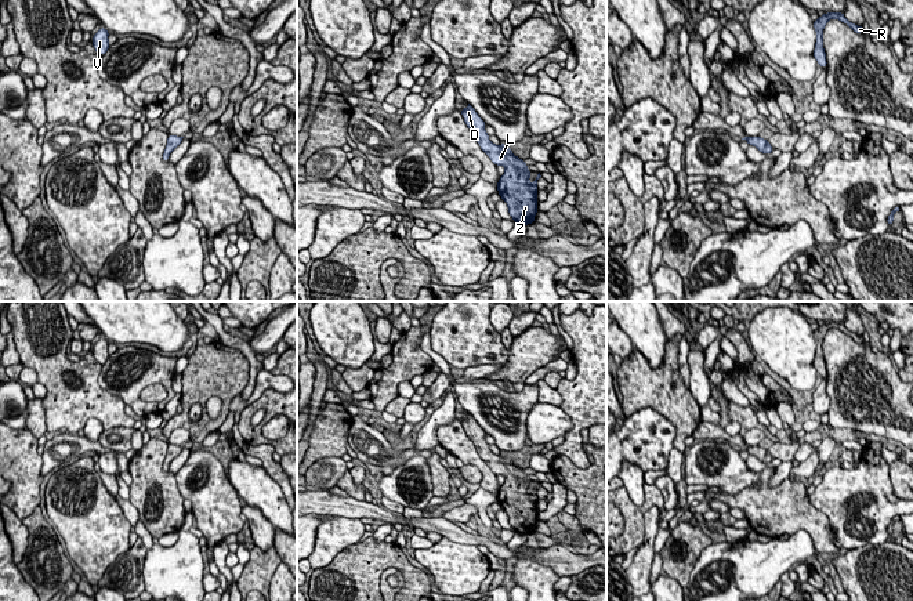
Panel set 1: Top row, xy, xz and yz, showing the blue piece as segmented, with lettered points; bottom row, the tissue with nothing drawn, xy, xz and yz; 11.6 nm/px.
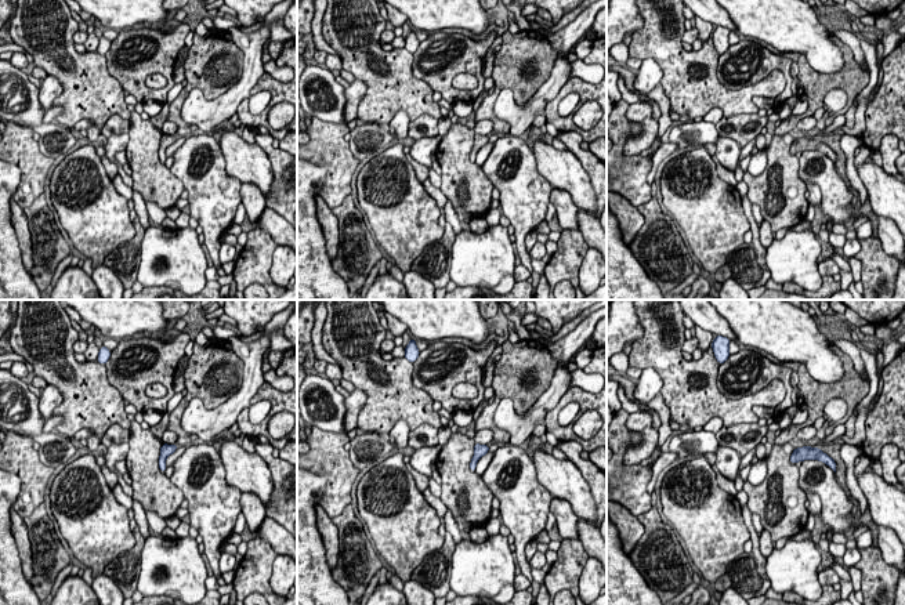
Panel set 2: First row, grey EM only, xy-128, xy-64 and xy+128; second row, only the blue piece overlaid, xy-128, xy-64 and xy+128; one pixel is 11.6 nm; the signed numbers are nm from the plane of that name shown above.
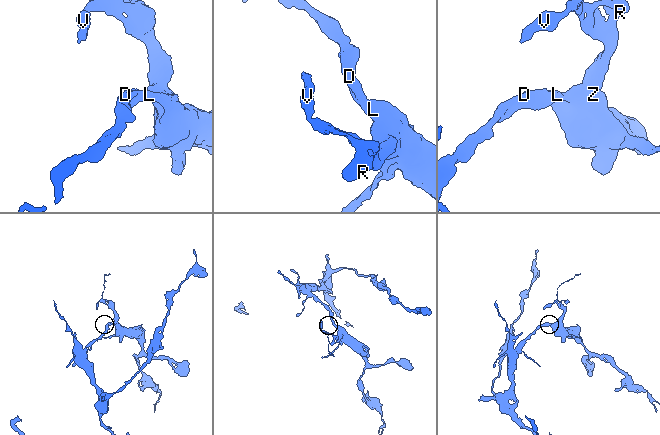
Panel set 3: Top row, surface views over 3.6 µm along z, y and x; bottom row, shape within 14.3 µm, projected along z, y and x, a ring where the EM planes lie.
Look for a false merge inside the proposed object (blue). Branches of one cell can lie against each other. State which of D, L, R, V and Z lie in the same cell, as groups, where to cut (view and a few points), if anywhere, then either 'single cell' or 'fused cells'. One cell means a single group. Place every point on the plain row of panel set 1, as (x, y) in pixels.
D L R V Z | no cut | single cell

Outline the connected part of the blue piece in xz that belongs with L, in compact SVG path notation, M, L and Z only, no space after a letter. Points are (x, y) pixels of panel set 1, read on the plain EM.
M468 413L465 419L460 420L467 437L474 442L481 459L490 467L496 475L504 475L506 481L497 492L497 500L501 508L508 515L508 522L517 533L528 535L535 532L537 522L537 484L536 489L530 493L530 479L528 474L515 466L506 455L494 455L485 441L485 431L478 426L475 419Z

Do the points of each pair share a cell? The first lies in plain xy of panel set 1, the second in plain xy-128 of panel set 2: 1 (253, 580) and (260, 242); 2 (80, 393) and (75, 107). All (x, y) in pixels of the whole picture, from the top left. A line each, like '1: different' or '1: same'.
1: same
2: same

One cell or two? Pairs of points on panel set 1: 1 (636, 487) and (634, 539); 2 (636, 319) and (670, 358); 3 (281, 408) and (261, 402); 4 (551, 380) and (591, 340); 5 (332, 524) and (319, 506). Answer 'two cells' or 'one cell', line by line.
1: two cells
2: two cells
3: one cell
4: two cells
5: two cells

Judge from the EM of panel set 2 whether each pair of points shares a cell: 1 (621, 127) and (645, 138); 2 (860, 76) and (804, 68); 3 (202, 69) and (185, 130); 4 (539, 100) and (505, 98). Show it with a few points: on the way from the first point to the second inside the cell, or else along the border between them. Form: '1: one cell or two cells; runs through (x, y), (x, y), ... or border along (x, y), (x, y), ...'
1: two cells; border along (629, 104), (641, 129), (625, 156)
2: one cell; runs through (846, 79), (818, 80)
3: one cell; runs through (191, 84), (177, 102), (177, 115)
4: one cell; runs through (531, 108), (516, 109), (513, 107)

